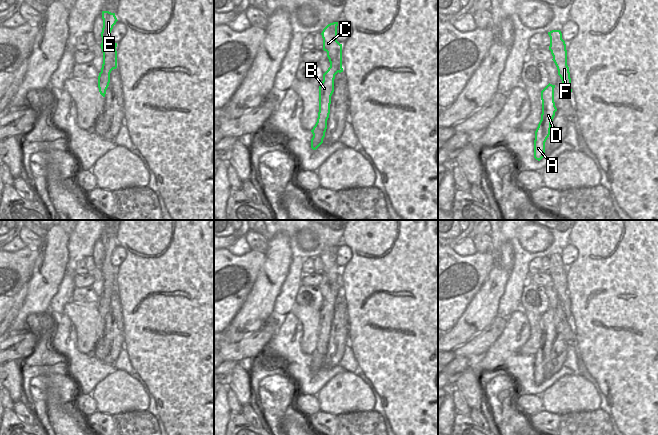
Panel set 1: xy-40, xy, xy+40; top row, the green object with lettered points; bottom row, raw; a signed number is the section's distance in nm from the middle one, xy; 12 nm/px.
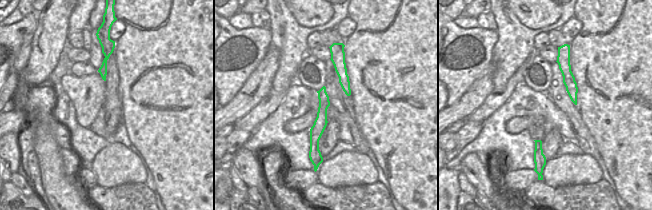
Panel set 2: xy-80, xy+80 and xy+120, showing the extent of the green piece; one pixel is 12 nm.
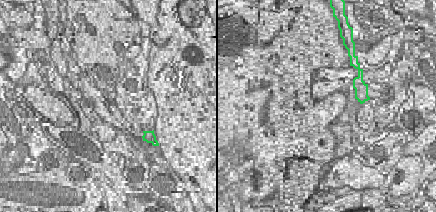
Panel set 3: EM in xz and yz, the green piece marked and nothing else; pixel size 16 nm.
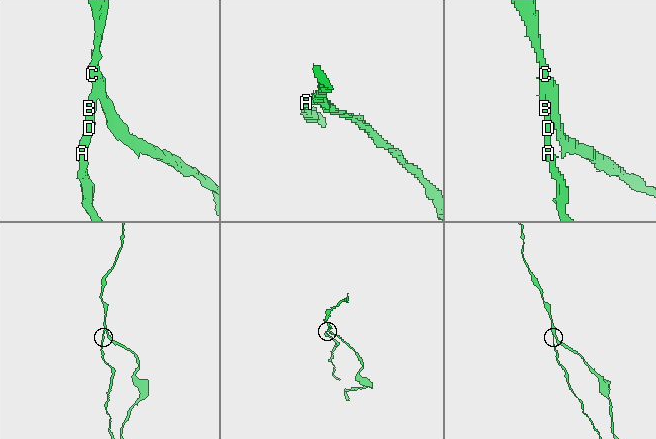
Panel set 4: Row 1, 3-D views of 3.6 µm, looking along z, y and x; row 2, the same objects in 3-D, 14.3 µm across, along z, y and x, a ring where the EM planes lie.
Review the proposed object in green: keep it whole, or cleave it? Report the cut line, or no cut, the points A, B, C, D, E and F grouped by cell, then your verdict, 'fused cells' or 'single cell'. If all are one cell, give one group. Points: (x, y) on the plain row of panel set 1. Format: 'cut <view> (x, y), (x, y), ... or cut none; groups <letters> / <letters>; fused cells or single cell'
cut xy (341, 270), (336, 274), (337, 295); groups A B C D E / F; fused cells

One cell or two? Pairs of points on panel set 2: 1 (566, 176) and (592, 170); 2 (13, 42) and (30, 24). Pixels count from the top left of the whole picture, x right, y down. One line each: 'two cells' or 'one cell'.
1: one cell
2: one cell

